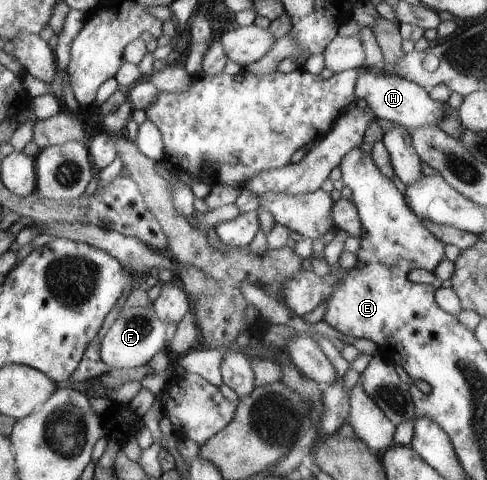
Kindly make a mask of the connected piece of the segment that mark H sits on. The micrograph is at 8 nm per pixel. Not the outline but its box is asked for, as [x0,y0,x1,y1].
[355,72,448,130]

